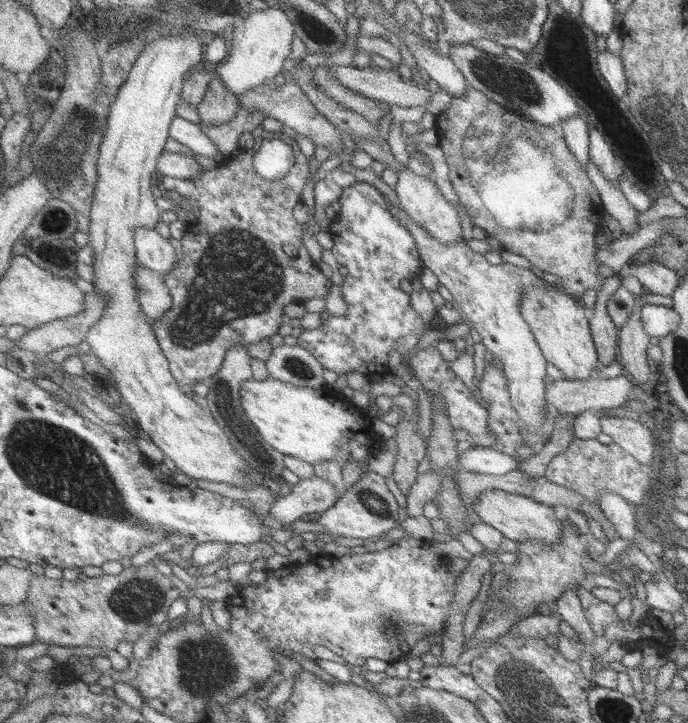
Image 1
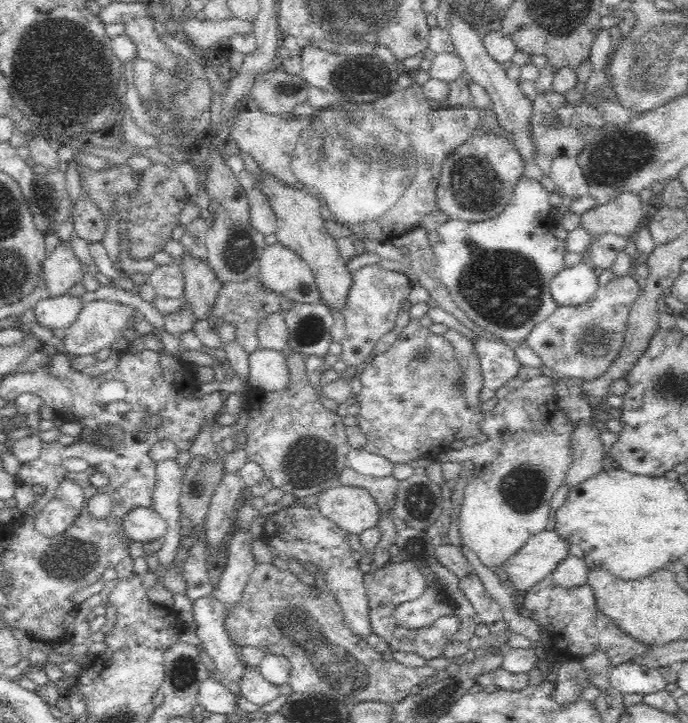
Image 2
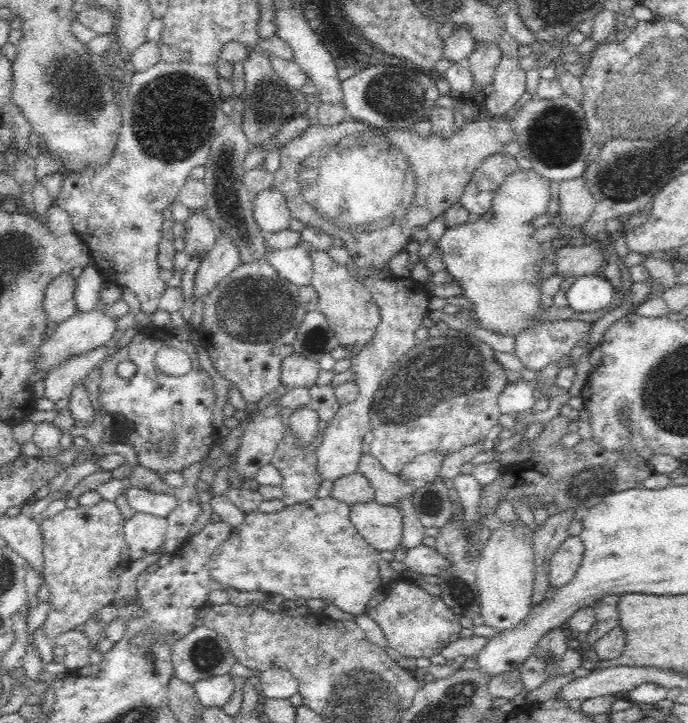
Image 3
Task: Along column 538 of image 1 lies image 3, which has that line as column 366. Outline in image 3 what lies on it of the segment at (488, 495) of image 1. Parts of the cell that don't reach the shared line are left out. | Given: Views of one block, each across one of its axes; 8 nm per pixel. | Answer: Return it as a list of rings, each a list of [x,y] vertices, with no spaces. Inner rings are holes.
[[[375,500],[350,507],[350,517],[356,531],[379,553],[394,553],[398,548],[402,547],[404,540],[404,518],[395,506],[381,505]]]

